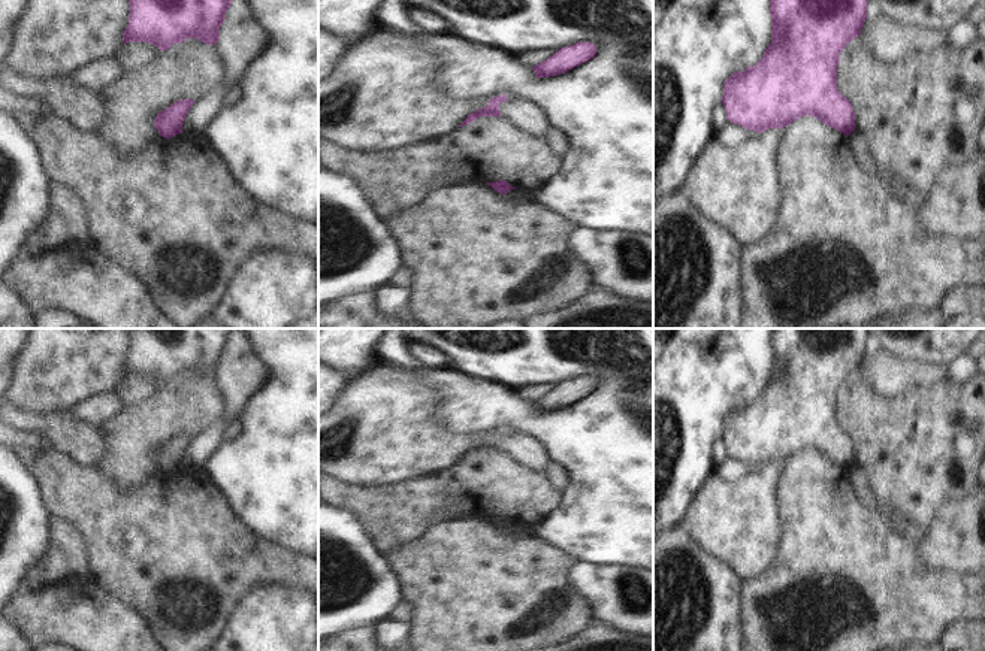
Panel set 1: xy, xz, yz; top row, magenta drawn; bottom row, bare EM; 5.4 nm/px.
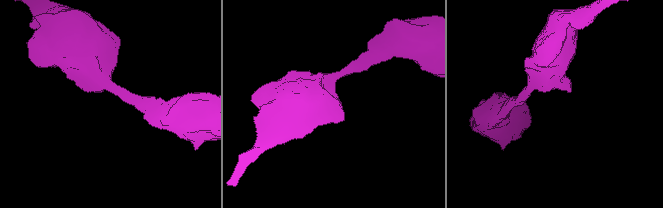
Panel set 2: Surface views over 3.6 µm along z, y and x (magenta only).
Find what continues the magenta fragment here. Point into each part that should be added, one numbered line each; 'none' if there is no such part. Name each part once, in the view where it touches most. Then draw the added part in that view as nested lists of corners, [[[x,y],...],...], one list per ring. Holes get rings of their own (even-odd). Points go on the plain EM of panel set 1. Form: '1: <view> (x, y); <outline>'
none

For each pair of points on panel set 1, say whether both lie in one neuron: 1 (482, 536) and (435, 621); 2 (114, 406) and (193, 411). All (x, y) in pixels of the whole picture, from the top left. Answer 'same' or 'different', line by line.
1: same
2: different

